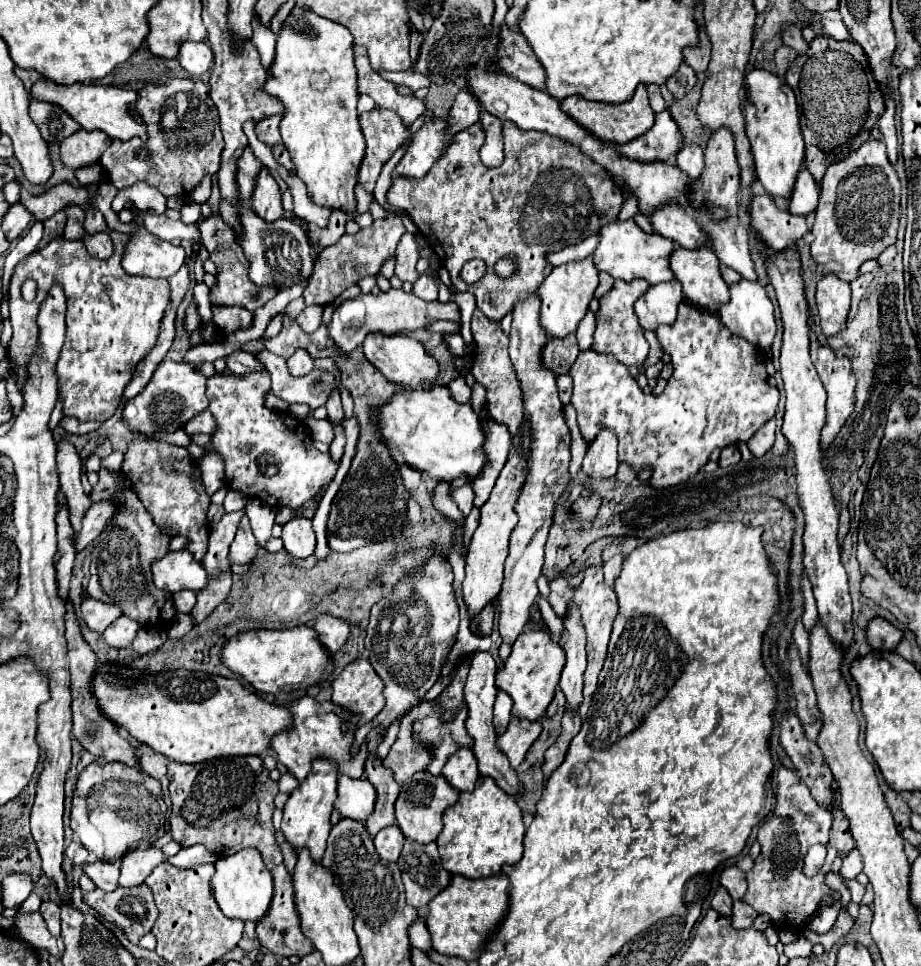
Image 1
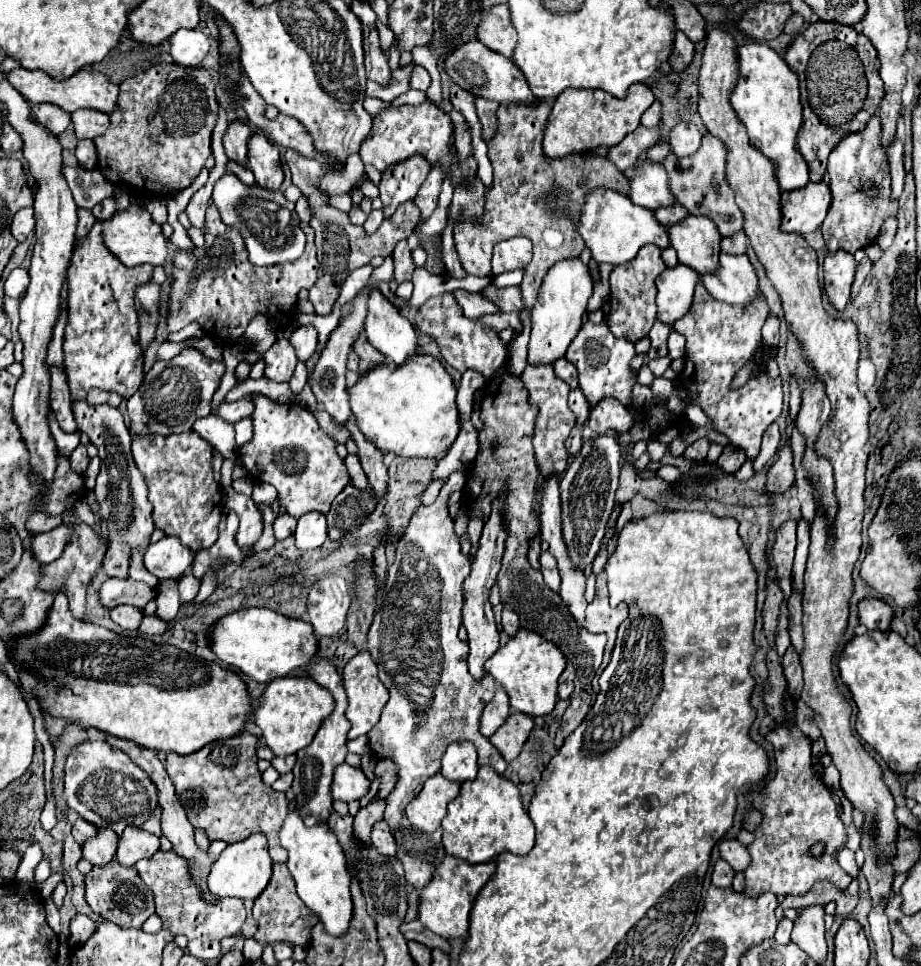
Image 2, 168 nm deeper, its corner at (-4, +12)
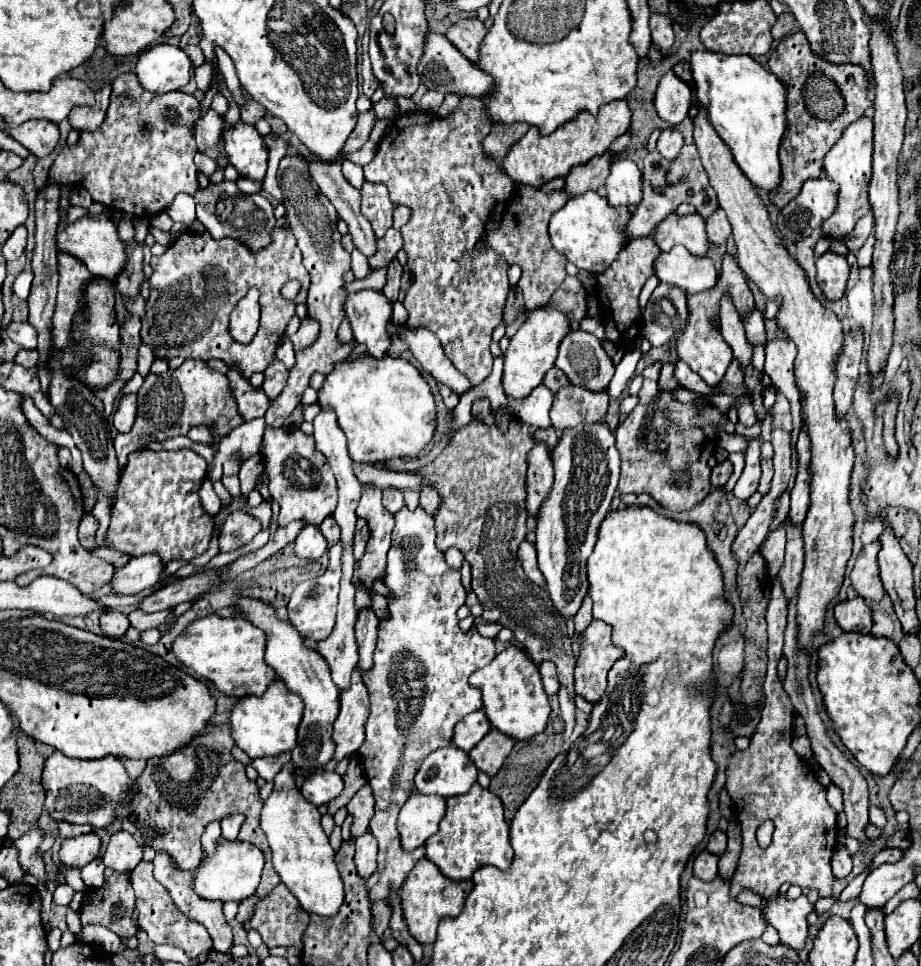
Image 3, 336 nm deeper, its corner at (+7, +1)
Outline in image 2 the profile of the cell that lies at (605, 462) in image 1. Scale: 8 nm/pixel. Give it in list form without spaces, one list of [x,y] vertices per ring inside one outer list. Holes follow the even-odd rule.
[[[602,399],[598,405],[590,409],[588,425],[594,433],[606,433],[608,429],[614,429],[618,435],[624,435],[628,433],[632,423],[632,413],[618,399]]]

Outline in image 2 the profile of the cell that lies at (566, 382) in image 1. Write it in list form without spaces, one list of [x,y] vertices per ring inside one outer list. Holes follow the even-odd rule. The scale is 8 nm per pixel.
[[[564,357],[556,359],[554,369],[556,369],[556,375],[558,375],[560,379],[564,379],[572,389],[578,387],[578,371],[576,371],[576,367],[574,367],[568,359],[564,359]]]

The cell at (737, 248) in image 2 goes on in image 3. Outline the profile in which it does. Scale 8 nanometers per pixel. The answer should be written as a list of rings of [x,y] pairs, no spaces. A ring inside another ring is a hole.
[[[717,208],[717,212],[713,212],[707,218],[707,236],[715,244],[721,244],[723,240],[727,240],[731,236],[729,220],[727,220],[727,216],[725,216],[725,212],[721,208]]]

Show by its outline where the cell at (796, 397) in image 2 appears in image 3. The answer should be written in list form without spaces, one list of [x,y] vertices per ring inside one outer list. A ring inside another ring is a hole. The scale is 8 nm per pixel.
[[[753,308],[749,314],[745,314],[743,318],[743,326],[745,326],[745,334],[747,334],[747,340],[751,344],[767,344],[767,338],[765,338],[765,328],[763,328],[763,314]]]

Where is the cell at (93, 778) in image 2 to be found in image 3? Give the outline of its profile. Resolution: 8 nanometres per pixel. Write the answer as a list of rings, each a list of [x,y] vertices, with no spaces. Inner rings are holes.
[[[53,752],[43,766],[41,786],[45,790],[45,810],[57,822],[91,824],[93,828],[105,828],[113,822],[115,810],[125,804],[129,776],[119,758],[105,756],[97,760],[77,760],[61,752]]]

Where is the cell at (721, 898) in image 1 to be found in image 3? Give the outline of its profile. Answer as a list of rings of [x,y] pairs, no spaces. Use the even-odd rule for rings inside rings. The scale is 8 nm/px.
[[[707,850],[699,852],[693,864],[693,874],[701,880],[713,880],[717,876],[717,856],[709,854]]]

